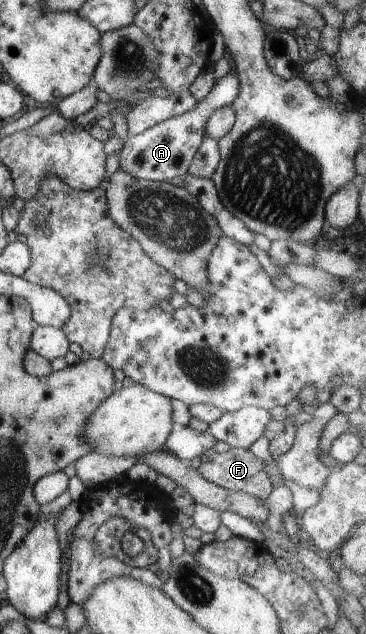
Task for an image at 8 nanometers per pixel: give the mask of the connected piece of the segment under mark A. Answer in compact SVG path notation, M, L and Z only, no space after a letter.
M231 70L216 80L211 92L199 101L190 112L165 120L139 135L129 136L119 152L121 154L120 170L135 179L146 179L152 182L168 182L176 176L183 176L185 172L188 172L189 164L193 161L203 138L206 136L205 126L209 116L215 110L231 105L237 98L239 90L239 76L237 72Z

